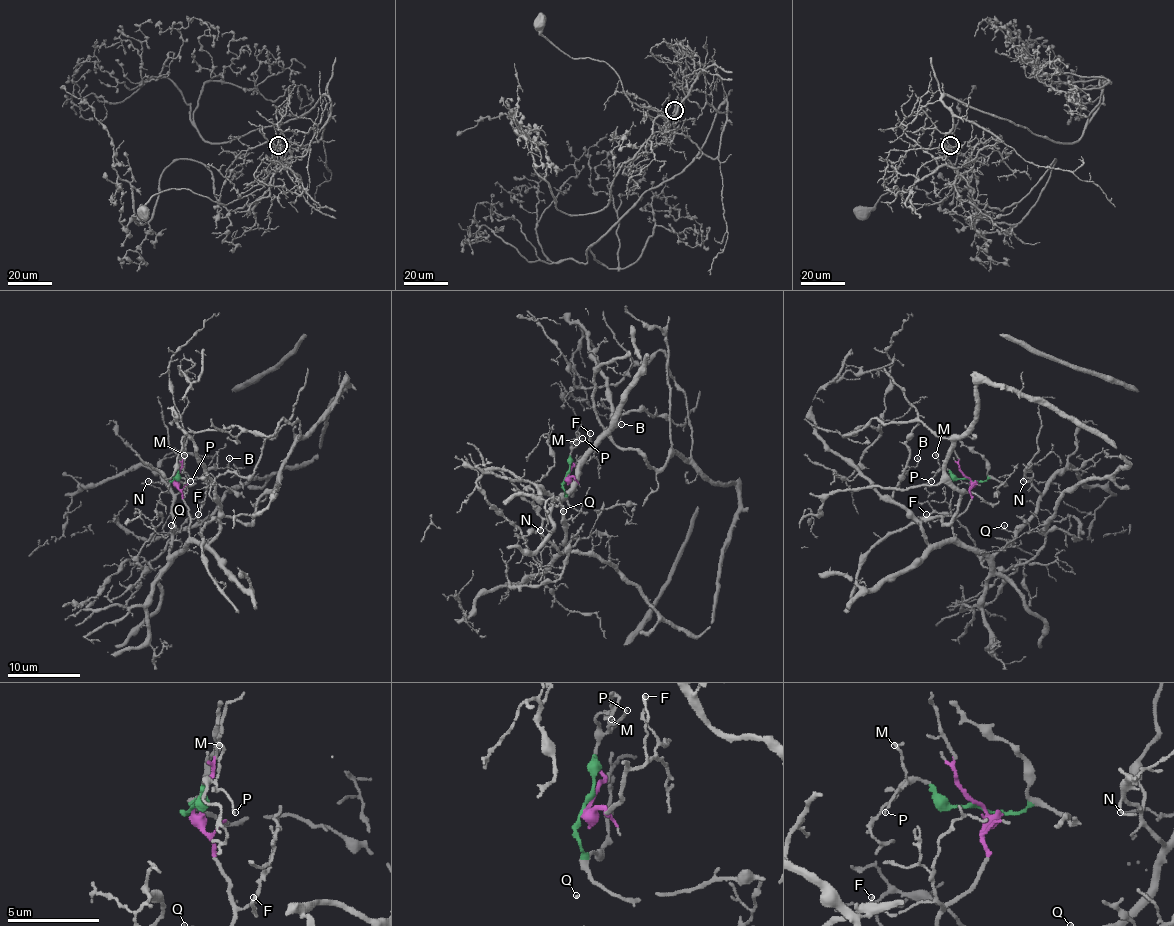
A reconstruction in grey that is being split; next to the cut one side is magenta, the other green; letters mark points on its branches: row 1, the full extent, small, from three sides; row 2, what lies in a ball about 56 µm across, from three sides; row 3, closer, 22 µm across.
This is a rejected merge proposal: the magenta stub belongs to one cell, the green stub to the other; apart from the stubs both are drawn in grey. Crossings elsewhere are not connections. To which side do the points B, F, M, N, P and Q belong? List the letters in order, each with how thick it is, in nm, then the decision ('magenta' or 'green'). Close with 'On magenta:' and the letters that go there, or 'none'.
B: calibre 160 nm; magenta
F: calibre 140 nm; magenta
M: calibre 170 nm; green
N: calibre 120 nm; magenta
P: calibre 110 nm; green
Q: calibre 180 nm; magenta
On magenta: B, F, N, Q

